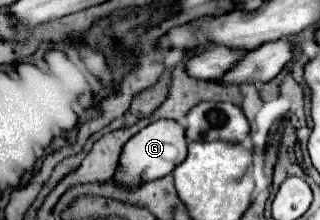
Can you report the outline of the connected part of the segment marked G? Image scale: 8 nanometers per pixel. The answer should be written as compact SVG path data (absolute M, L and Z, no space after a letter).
M156 120L146 128L142 128L136 136L132 136L132 140L126 142L116 170L116 180L124 184L136 184L138 180L144 182L144 176L142 176L144 170L150 170L148 172L150 180L156 180L170 174L180 162L184 162L184 158L186 158L184 126L174 120Z

